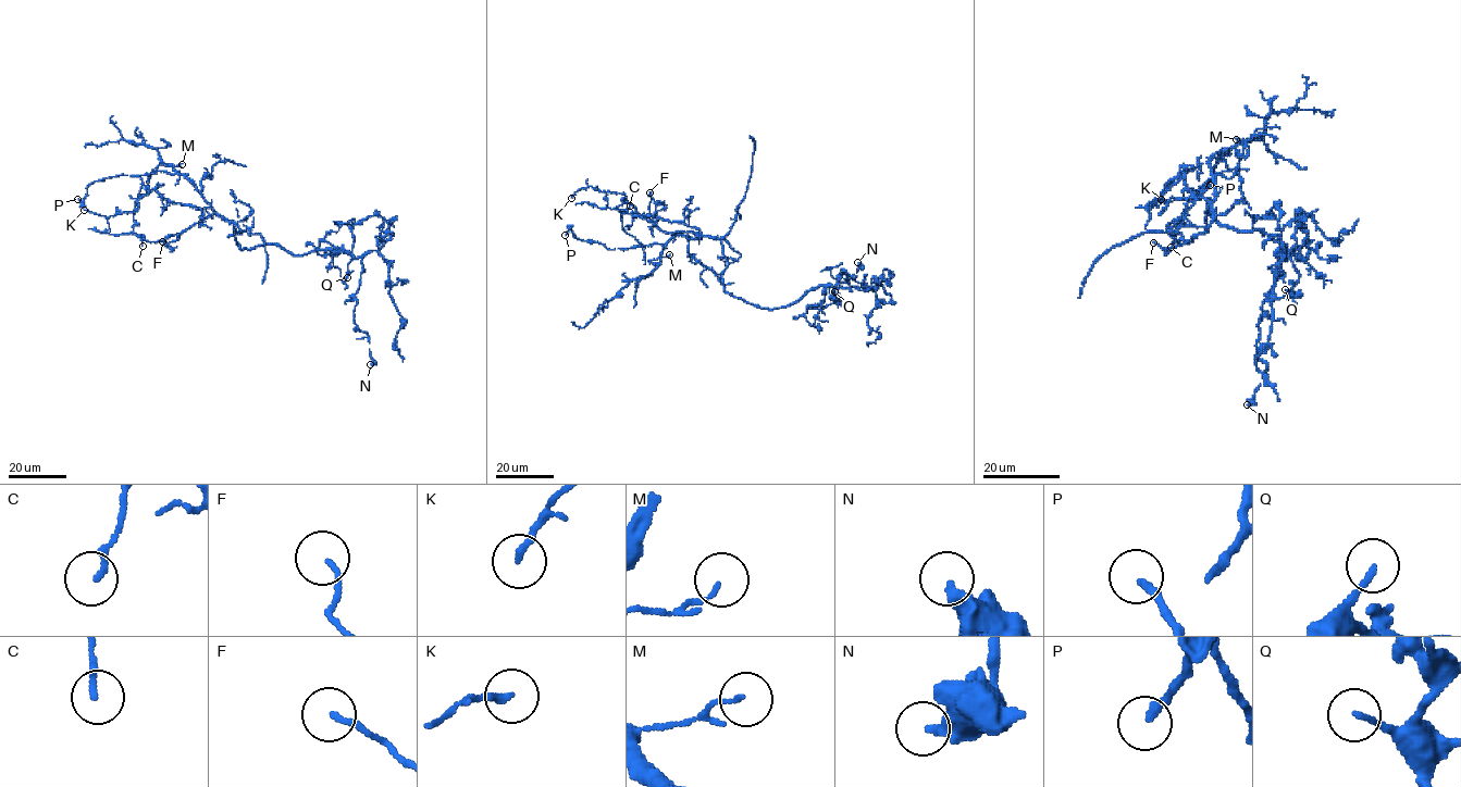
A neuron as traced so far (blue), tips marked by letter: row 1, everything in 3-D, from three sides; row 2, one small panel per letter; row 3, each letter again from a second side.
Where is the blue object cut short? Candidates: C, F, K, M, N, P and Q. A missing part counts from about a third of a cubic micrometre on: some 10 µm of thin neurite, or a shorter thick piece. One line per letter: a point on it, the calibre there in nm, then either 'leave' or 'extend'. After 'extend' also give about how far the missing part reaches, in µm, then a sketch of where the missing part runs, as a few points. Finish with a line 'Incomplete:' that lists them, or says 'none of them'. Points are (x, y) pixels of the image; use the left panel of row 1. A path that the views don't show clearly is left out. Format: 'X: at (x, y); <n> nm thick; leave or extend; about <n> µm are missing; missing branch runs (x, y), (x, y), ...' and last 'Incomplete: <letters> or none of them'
C: at (143, 246); 170 nm thick; leave
F: at (162, 241); 130 nm thick; leave
K: at (84, 210); 190 nm thick; leave
M: at (182, 164); 110 nm thick; leave
N: at (370, 364); 360 nm thick; leave
P: at (77, 199); 240 nm thick; leave
Q: at (347, 277); 150 nm thick; leave
Incomplete: none of them

